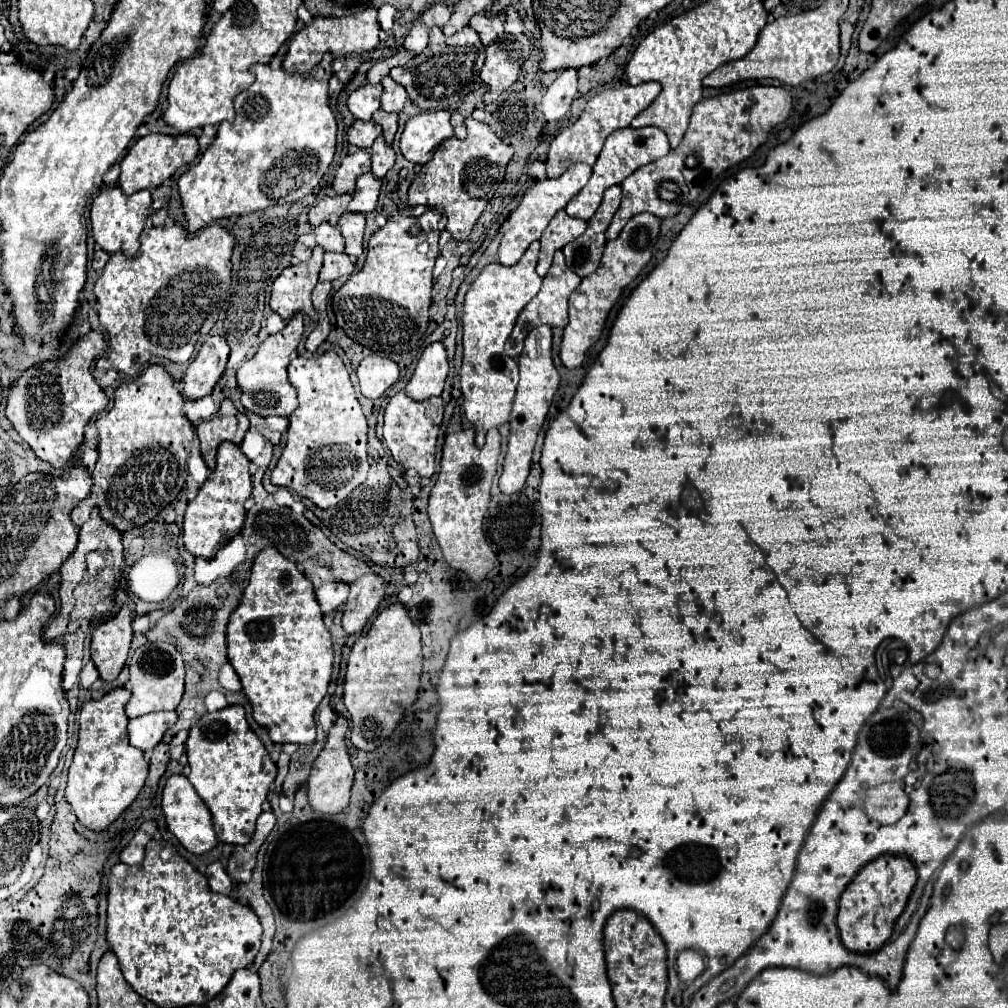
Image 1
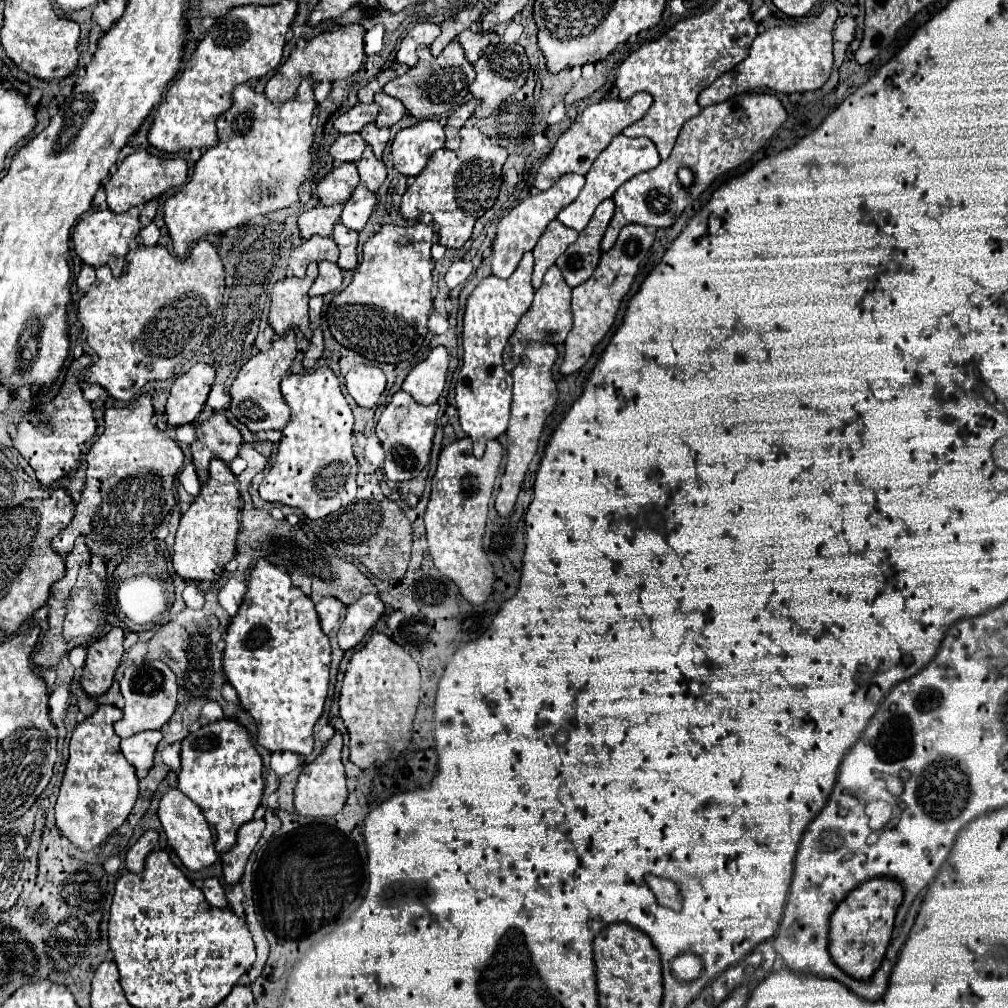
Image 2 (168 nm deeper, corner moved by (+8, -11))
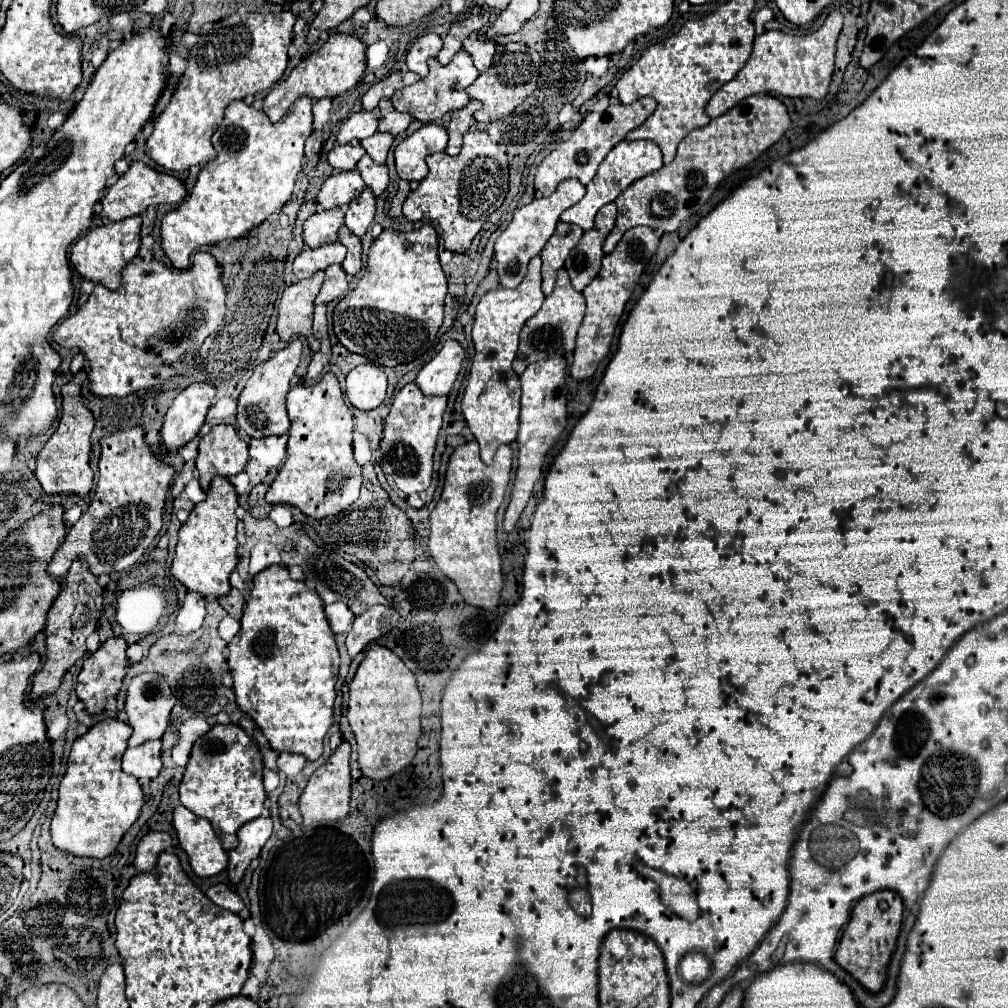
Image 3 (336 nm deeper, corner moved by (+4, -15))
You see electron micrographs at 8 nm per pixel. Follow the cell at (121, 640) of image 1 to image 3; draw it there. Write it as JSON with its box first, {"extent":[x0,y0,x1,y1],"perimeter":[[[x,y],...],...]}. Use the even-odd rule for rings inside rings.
{"extent":[77,636,127,714],"perimeter":[[[113,636],[103,642],[95,654],[85,658],[77,678],[77,696],[85,702],[89,714],[101,714],[105,700],[117,696],[121,690],[127,668],[125,648],[125,638]]]}

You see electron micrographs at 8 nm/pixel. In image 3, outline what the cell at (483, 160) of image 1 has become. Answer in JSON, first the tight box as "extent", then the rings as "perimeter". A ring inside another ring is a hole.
{"extent":[403,130,507,252],"perimeter":[[[475,130],[463,136],[463,146],[457,156],[439,152],[429,154],[425,160],[429,174],[419,188],[407,196],[403,204],[403,216],[411,222],[423,220],[441,228],[443,246],[447,250],[467,252],[471,240],[477,236],[489,214],[495,212],[507,196],[507,154],[489,138],[487,132]]]}

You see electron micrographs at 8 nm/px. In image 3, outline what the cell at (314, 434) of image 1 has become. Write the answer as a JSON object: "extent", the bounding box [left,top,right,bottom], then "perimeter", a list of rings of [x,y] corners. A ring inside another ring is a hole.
{"extent":[265,372,361,520],"perimeter":[[[327,372],[313,386],[293,386],[287,394],[287,412],[291,420],[287,460],[269,486],[265,500],[297,506],[315,520],[347,510],[359,498],[361,466],[353,458],[353,416],[335,374]]]}

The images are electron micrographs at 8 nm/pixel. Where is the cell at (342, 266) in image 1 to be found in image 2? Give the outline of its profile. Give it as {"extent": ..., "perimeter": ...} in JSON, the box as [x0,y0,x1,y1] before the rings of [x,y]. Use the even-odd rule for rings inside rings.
{"extent":[309,262,343,296],"perimeter":[[[319,262],[319,276],[315,284],[309,290],[309,296],[325,296],[329,292],[335,292],[343,282],[343,270],[333,262]]]}

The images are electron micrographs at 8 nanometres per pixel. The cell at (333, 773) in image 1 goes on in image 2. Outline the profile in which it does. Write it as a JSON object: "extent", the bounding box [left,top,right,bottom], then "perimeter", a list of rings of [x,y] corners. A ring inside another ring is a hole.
{"extent":[295,732,347,816],"perimeter":[[[337,732],[329,740],[325,750],[311,764],[303,768],[295,788],[295,810],[299,816],[335,816],[337,812],[341,812],[347,800],[347,782],[341,762],[341,748],[343,748],[343,738]]]}

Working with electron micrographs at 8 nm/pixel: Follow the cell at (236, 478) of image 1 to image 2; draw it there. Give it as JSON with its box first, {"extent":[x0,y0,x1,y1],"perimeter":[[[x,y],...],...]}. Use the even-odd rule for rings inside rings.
{"extent":[173,460,239,580],"perimeter":[[[211,460],[209,466],[209,482],[201,488],[195,502],[189,506],[189,510],[181,516],[179,530],[175,536],[173,546],[173,568],[175,574],[183,580],[219,580],[221,572],[225,570],[225,564],[237,554],[235,542],[237,542],[237,530],[239,530],[239,508],[237,508],[237,478],[229,470],[227,464],[221,460]]]}

